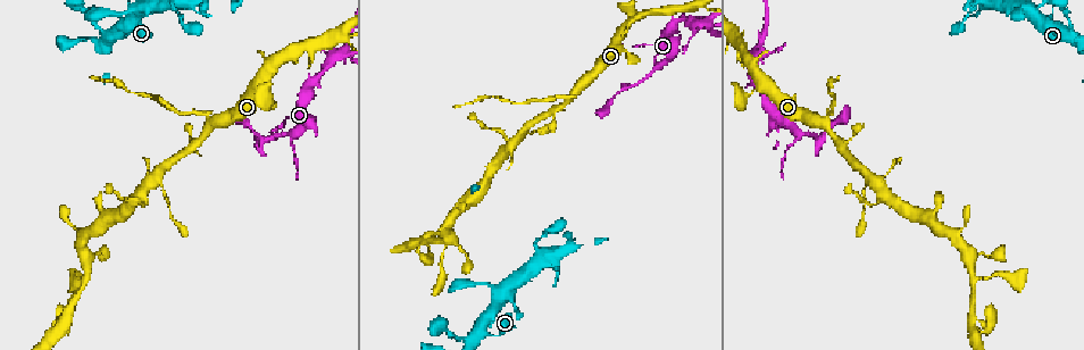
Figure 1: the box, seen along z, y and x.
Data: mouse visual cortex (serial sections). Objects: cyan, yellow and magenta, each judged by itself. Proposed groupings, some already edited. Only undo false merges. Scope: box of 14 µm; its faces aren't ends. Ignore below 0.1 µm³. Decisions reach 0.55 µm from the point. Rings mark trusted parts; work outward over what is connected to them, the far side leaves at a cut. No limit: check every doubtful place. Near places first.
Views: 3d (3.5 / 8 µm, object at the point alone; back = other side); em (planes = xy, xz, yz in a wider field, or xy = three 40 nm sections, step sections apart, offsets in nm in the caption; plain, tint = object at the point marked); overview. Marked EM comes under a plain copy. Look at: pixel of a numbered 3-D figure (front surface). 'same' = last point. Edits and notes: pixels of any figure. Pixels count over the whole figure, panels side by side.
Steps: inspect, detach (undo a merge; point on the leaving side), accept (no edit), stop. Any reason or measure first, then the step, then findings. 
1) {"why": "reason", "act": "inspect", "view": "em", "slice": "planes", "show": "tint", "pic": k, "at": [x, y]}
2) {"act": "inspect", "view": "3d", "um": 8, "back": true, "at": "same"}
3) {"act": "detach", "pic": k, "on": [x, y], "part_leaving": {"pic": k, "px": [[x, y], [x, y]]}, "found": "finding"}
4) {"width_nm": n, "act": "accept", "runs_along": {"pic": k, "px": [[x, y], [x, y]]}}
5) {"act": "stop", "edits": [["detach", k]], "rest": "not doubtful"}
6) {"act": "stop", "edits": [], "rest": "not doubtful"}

{"why": "sudden change in width", "act": "inspect", "view": "3d", "um": 8, "pic": 1, "at": [826, 121]}

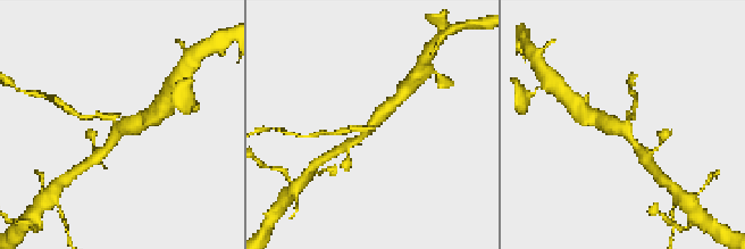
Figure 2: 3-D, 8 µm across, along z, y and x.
{"arms": 3, "arm_widths_nm": [200, 250, 450], "why": "now the EM", "act": "inspect", "view": "em", "slice": "xy", "step": 2, "show": "tint", "pic": 2, "at": [122, 130]}

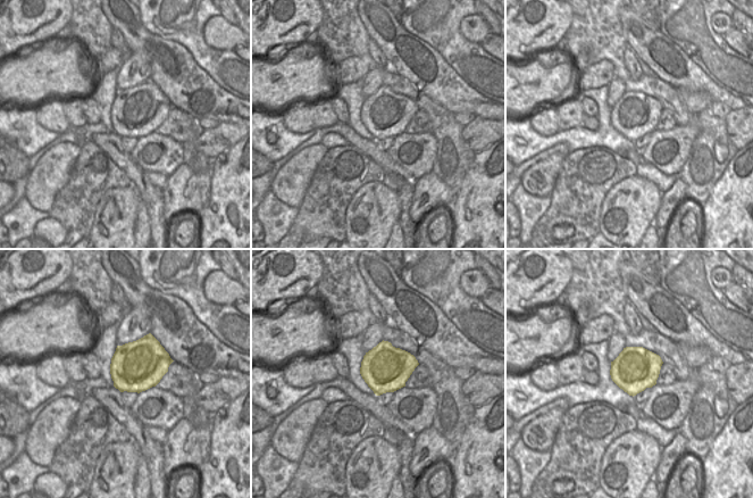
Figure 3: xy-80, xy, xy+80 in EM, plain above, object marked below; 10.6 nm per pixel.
{"act": "detach", "pic": 2, "on": [350, 129], "part_leaving": {"pic": 2, "px": [[366, 127], [320, 133]]}, "found": "a second cell is stuck on"}

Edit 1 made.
{"why": "looks like a crossing", "act": "inspect", "view": "3d", "um": 8, "pic": 1, "at": [705, 23]}

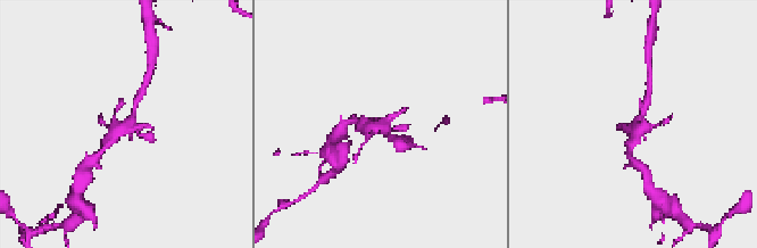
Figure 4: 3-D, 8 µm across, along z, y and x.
{"act": "inspect", "view": "em", "slice": "planes", "show": "tint", "pic": 4, "at": [638, 125]}

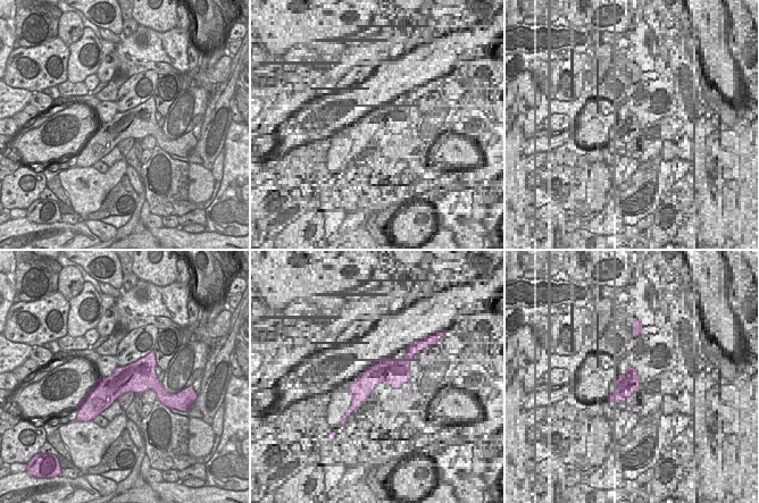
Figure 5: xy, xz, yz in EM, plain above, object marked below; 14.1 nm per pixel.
{"width_nm": 440, "act": "accept", "runs_along": {"pic": 4, "px": [[102, 150], [132, 120], [138, 99]]}, "found": "one cell here"}

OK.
{"why": "four-way junction", "act": "inspect", "view": "3d", "um": 3.5, "back": true, "pic": 1, "at": [1068, 33]}

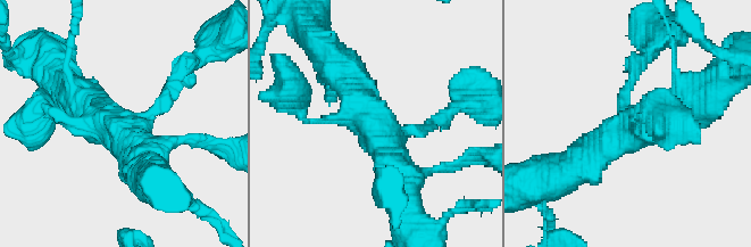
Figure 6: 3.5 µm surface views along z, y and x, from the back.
{"arms": 4, "arm_widths_nm": [100, 150, 450, 500], "act": "inspect", "view": "em", "slice": "xy", "step": 2, "show": "tint", "pic": 6, "at": [369, 121]}

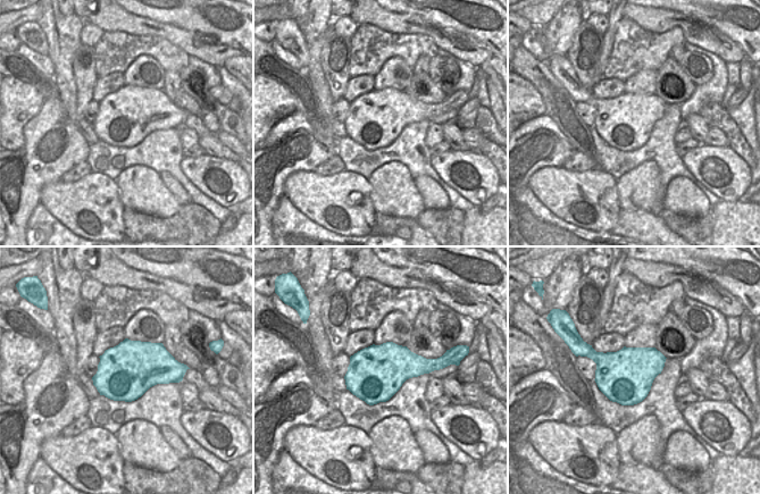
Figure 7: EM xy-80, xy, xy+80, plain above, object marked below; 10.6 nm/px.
{"act": "accept", "found": "one cell here"}

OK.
{"act": "stop", "edits": [["detach", 2]], "rest": "not doubtful"}

